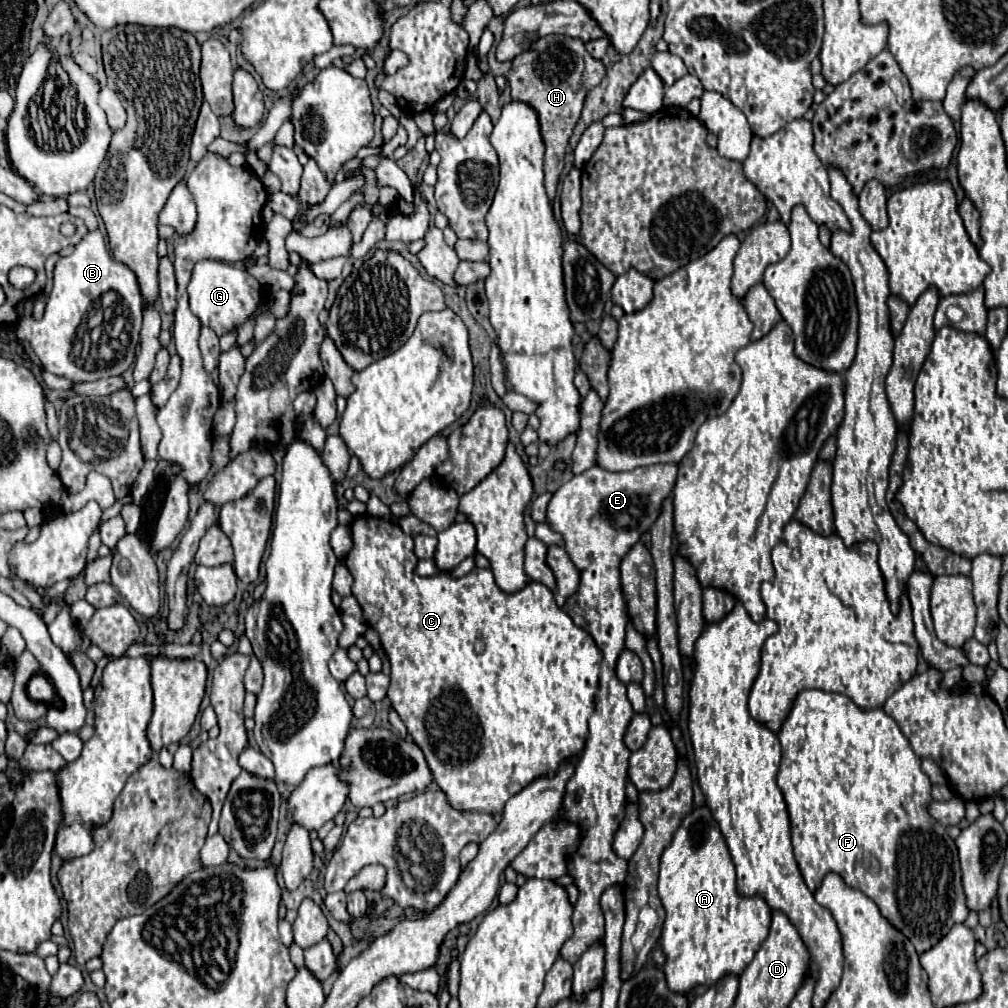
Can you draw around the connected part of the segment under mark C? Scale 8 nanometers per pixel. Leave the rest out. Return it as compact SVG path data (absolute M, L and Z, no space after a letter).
M368 513L356 515L350 523L352 531L352 549L340 559L350 575L354 577L352 585L352 595L358 599L364 621L368 627L376 629L380 635L382 649L386 651L390 659L390 689L388 689L388 699L392 701L394 709L398 711L400 719L404 721L408 733L412 735L414 743L424 751L426 761L432 769L434 781L440 785L440 789L446 793L448 801L452 807L460 811L486 811L486 813L500 813L504 809L504 803L522 791L530 781L542 775L552 775L558 765L566 757L578 757L578 753L584 749L584 741L588 737L588 717L592 713L592 697L596 693L598 685L598 671L602 663L602 653L584 633L584 629L576 627L574 621L564 613L556 601L554 593L538 581L528 581L528 585L516 593L504 593L496 581L492 569L480 569L474 567L468 575L464 577L452 577L452 575L436 575L436 577L420 577L416 573L418 557L414 555L414 539L404 535L404 531L386 519L372 517Z

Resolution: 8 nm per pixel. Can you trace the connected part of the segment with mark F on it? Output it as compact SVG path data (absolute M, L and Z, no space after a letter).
M806 689L806 691L800 691L796 695L792 709L790 709L788 717L784 719L780 731L778 731L778 737L780 737L780 745L782 745L782 763L780 763L780 771L778 771L778 787L784 793L784 801L786 801L788 815L790 815L794 855L796 855L798 867L800 867L802 877L804 877L806 885L810 887L810 891L814 891L820 885L820 881L824 879L824 875L828 871L842 875L844 881L850 887L860 889L864 895L868 895L872 901L876 901L876 905L880 907L884 917L888 917L888 921L892 921L892 925L896 925L914 943L918 953L928 951L932 945L936 945L940 941L940 937L944 937L950 931L950 927L954 923L962 923L968 917L970 909L966 907L958 849L956 849L954 841L950 839L950 835L944 831L944 827L940 827L938 821L928 815L926 807L932 801L932 795L930 795L932 783L930 783L928 775L922 771L920 759L912 751L908 739L904 737L898 723L890 715L886 715L882 709L864 711L858 705L854 705L854 701L848 699L842 693L826 693L826 691L820 691L820 689Z

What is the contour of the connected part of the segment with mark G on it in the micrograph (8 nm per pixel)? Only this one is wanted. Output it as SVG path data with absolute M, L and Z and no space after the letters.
M202 259L194 265L188 295L192 313L220 337L242 325L256 305L264 301L264 287L246 269L236 269L234 265L214 259Z

